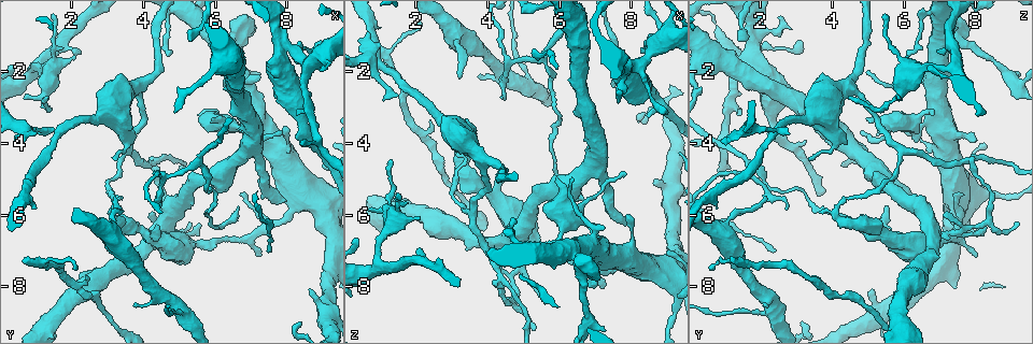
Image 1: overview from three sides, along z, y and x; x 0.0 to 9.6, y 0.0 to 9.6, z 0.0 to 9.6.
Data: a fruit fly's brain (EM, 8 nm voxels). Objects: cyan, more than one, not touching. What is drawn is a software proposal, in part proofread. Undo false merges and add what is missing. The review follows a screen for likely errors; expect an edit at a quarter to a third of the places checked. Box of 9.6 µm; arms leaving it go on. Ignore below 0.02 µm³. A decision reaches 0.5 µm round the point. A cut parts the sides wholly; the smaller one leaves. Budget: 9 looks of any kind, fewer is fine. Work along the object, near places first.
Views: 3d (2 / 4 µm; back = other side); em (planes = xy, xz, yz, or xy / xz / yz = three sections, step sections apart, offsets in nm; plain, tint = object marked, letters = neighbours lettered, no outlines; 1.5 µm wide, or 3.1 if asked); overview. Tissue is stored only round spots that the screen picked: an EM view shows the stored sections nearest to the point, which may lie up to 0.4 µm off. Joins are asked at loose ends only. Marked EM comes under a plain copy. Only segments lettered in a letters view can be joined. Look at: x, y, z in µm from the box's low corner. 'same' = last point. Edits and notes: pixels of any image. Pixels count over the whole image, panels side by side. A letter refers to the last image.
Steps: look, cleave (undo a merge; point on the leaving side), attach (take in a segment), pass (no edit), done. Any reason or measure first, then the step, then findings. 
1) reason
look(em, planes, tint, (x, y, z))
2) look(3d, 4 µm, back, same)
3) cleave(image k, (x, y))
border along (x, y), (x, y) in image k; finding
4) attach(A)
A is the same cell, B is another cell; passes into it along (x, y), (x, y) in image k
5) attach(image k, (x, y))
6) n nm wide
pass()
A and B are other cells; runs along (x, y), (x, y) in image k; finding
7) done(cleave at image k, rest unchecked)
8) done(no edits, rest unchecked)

sharp bend
look(em, xz, step 4, letters, (5.00, 8.75, 2.35))

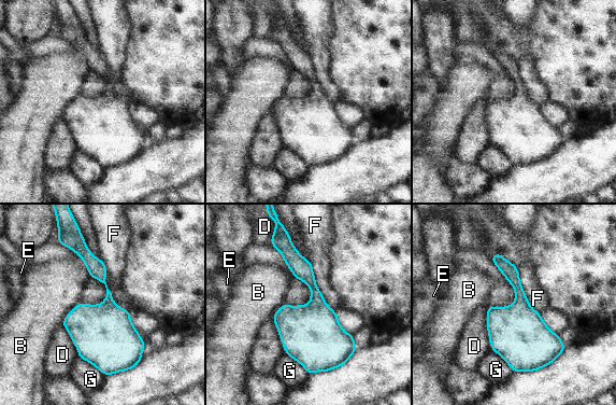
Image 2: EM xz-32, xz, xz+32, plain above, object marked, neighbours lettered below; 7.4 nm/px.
look(em, planes, letters, same)

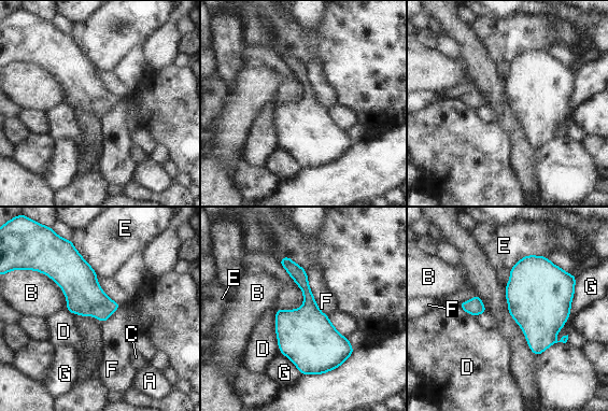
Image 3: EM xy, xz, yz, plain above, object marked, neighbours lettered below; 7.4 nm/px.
pass()
A, B, C, D, E, F and G are other cells; border along (276, 308), (276, 336), (280, 352) in image 3; one neuron here

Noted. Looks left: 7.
sudden change in width
look(em, xz, step 4, letters, (4.65, 6.40, 6.85))

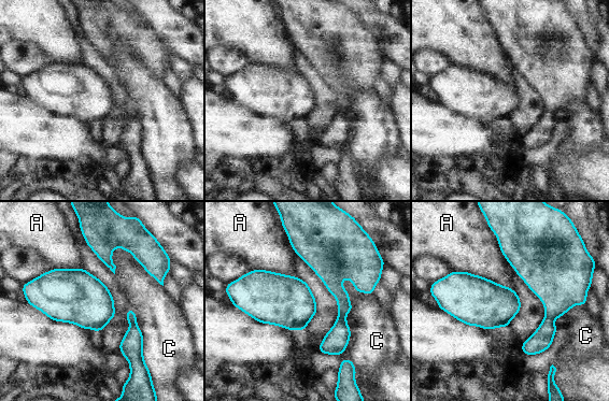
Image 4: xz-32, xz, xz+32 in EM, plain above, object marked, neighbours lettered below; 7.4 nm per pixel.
cleave(image 4, (131, 318))
A and C are other cells; border along (131, 323), (136, 324) in image 4; a second neuron is stuck on

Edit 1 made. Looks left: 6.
look(overview)

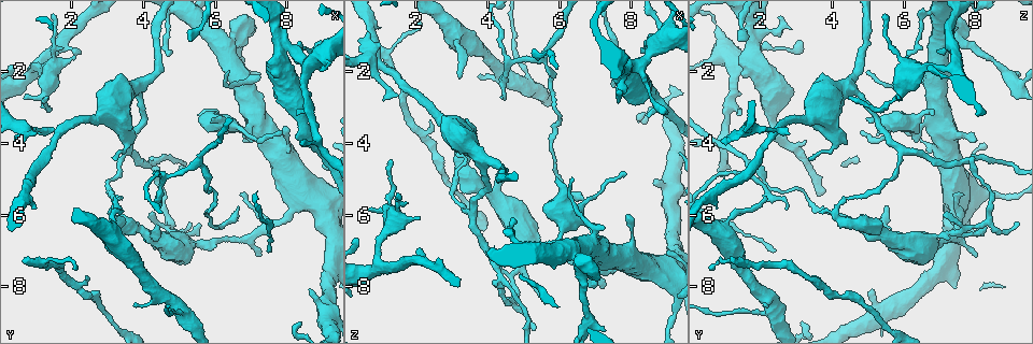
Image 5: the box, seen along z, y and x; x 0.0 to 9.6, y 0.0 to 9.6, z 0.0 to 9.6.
free end
look(em, planes, letters, (4.35, 5.85, 2.75))

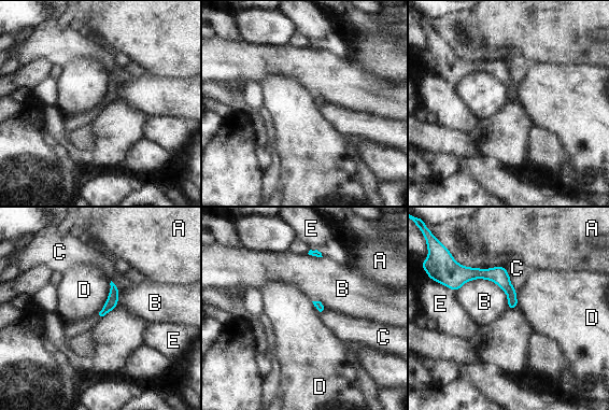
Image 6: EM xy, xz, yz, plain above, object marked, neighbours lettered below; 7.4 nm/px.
B touches over 420 nm
pass()
A, B, C, D and E are other cells; border along (111, 281), (109, 297), (98, 313) in image 6; no lettered segment goes on from it

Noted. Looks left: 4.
arms part here
look(3d, 2 µm, (5.55, 4.55, 1.70))

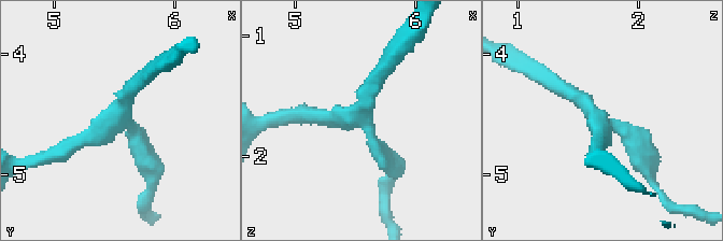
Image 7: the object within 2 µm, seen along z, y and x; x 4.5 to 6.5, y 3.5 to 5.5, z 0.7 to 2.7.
3 arms
look(em, xz, step 4, tint, (5.54, 4.58, 1.70))

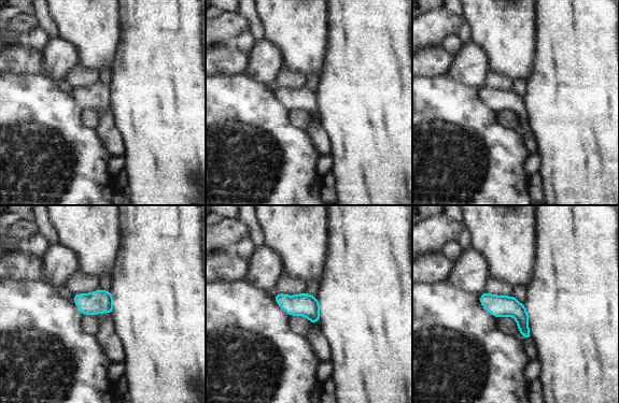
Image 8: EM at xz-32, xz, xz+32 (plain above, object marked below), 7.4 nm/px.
what lies round it
look(em, xz, step 4, letters, same)

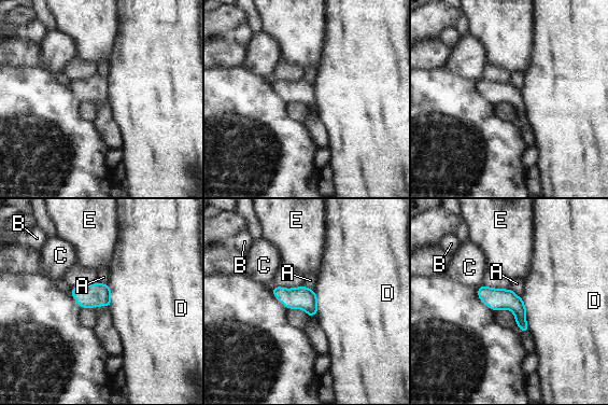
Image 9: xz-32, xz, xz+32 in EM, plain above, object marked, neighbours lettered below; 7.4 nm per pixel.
160 nm wide
pass()
A, B, C, D and E are other cells; runs along (480, 290), (506, 298), (525, 329) in image 9; one neuron here

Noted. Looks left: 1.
done(cleave at image 4, rest unchecked)

